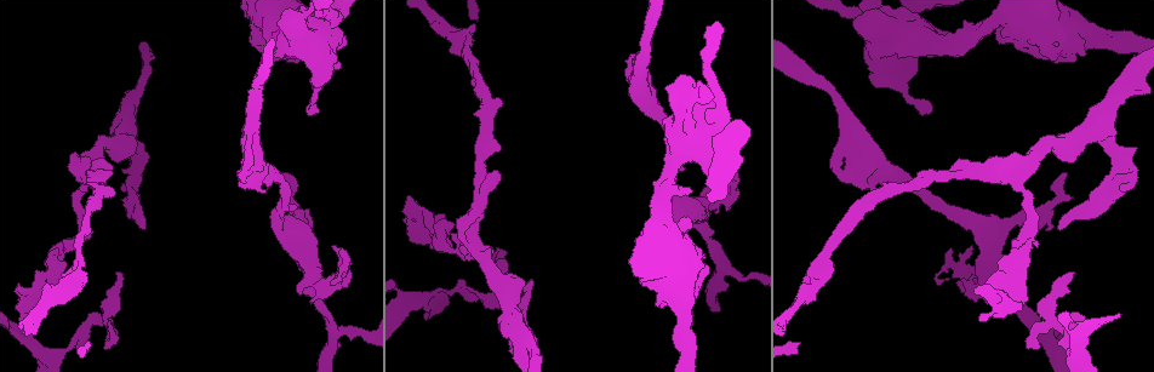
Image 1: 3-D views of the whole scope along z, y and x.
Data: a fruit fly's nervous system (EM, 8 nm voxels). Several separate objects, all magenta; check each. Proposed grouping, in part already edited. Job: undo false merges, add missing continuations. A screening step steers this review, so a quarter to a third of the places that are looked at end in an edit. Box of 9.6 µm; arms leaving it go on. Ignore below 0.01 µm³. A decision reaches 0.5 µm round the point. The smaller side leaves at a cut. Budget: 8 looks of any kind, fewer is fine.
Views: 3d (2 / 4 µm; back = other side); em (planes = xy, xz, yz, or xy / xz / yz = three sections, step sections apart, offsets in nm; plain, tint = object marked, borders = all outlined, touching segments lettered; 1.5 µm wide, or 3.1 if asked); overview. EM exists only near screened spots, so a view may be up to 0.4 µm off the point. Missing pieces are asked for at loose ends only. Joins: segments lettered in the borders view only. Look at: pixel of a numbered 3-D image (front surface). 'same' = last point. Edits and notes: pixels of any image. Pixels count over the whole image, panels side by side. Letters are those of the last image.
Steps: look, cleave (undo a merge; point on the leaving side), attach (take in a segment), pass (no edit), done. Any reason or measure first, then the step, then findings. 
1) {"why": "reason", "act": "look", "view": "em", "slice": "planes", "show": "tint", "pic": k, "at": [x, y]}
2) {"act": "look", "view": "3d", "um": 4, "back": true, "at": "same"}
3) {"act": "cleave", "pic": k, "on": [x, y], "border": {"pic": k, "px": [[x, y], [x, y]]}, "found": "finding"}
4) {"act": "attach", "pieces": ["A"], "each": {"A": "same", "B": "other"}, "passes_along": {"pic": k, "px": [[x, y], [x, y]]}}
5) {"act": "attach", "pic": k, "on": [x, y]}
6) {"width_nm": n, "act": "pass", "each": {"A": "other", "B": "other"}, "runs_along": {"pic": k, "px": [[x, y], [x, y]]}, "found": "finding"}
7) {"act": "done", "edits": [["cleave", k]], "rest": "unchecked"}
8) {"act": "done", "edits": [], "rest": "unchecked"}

{"why": "thin neck", "act": "look", "view": "3d", "um": 4, "pic": 1, "at": [112, 321]}

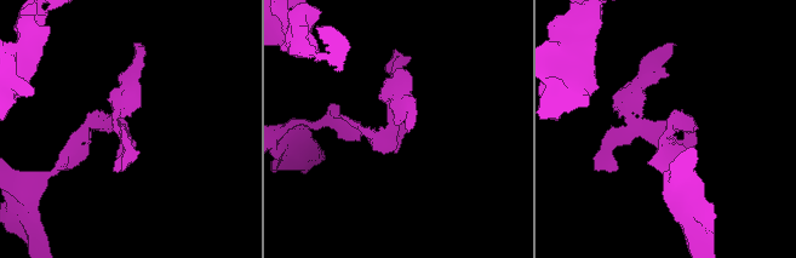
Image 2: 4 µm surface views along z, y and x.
{"why": "shape alone is not enough", "act": "look", "view": "em", "slice": "xy", "step": 4, "show": "tint", "pic": 2, "at": [392, 125]}

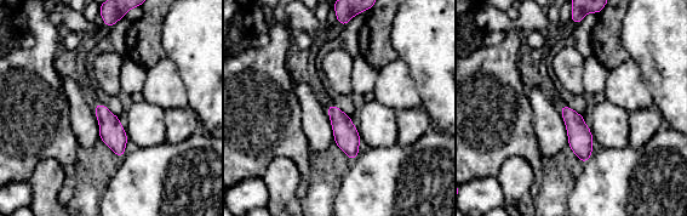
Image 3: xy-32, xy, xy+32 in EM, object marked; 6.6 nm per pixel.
{"act": "look", "view": "em", "slice": "xy", "step": 4, "show": "borders", "at": "same"}

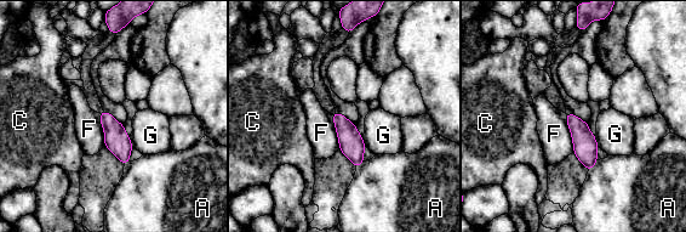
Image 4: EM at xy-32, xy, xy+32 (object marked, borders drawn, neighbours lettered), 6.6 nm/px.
{"act": "pass", "each": {"A": "other", "C": "other", "F": "other", "G": "other"}, "border": {"pic": 4, "px": [[564, 113], [573, 152]]}, "found": "one neuron here"}

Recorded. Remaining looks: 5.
{"why": "free end", "act": "look", "view": "em", "slice": "planes", "show": "borders", "pic": 1, "at": [308, 111]}

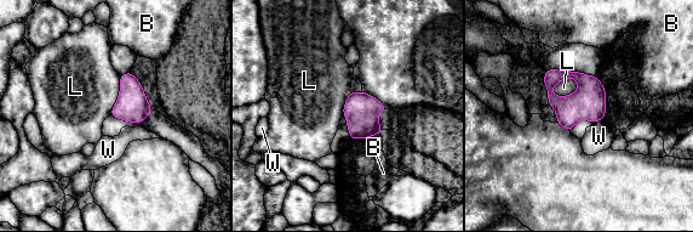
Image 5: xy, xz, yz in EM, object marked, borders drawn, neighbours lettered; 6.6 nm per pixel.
{"longest_contact_nm": ["L", 200], "act": "pass", "each": {"B": "other", "L": "other", "W": "other"}, "border": {"pic": 5, "px": [[578, 83], [561, 79], [550, 90]]}, "found": "no lettered segment goes on from it"}

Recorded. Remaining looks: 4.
{"why": "branch stops here", "act": "look", "view": "em", "slice": "planes", "show": "borders", "pic": 1, "at": [276, 56]}

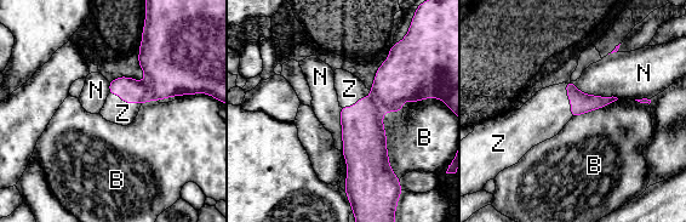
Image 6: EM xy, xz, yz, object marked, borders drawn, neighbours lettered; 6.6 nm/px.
{"act": "attach", "pieces": ["Z"], "each": {"B": "other", "N": "other", "Z": "same"}, "passes_along": {"pic": 6, "px": [[364, 137], [358, 101], [349, 89]]}, "found": "the neuron continues"}

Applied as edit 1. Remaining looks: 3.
{"act": "done", "edits": [["attach", 6]], "rest": "unchecked"}

